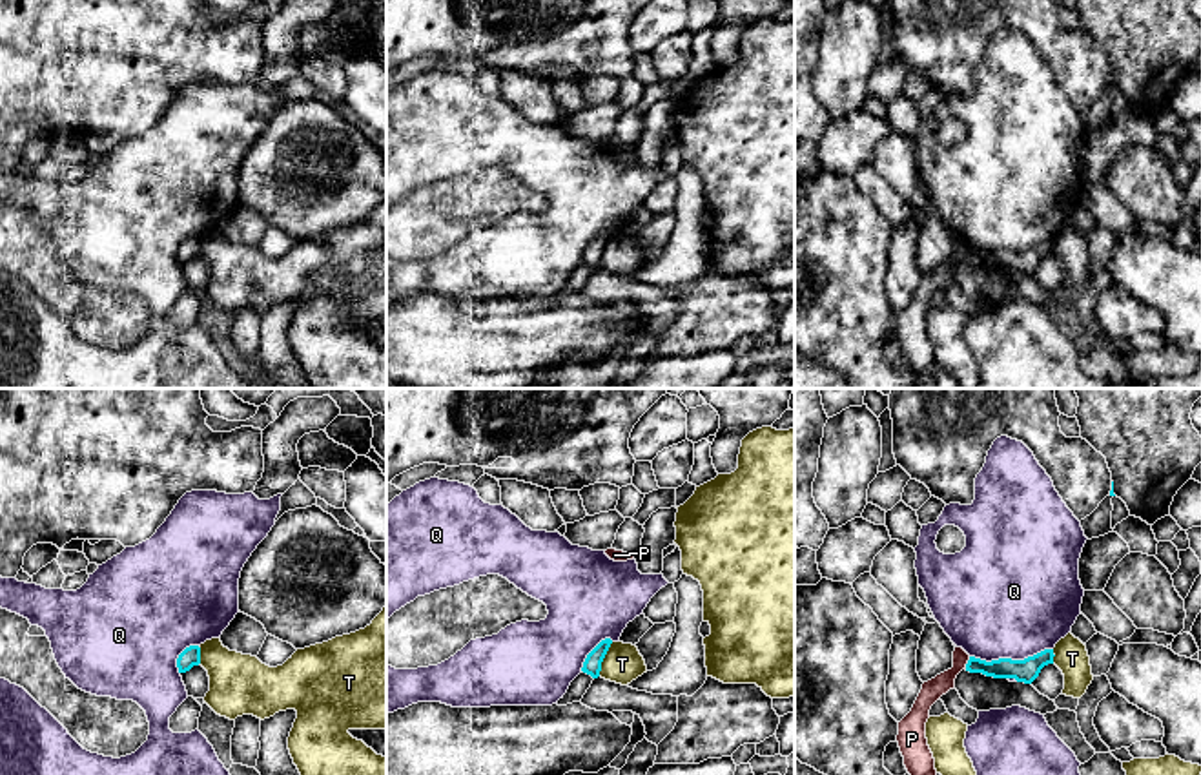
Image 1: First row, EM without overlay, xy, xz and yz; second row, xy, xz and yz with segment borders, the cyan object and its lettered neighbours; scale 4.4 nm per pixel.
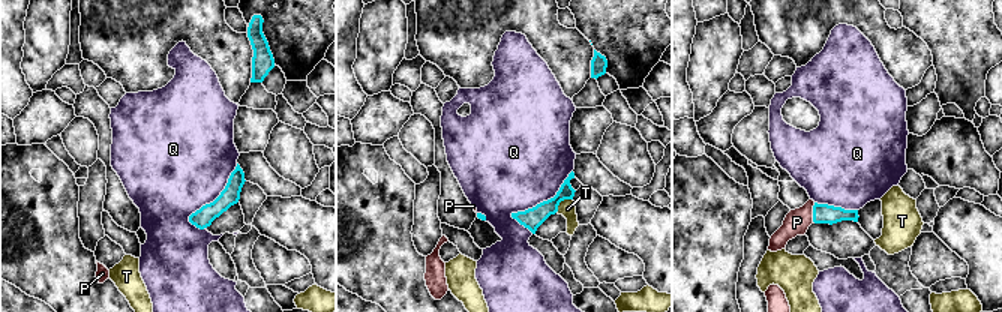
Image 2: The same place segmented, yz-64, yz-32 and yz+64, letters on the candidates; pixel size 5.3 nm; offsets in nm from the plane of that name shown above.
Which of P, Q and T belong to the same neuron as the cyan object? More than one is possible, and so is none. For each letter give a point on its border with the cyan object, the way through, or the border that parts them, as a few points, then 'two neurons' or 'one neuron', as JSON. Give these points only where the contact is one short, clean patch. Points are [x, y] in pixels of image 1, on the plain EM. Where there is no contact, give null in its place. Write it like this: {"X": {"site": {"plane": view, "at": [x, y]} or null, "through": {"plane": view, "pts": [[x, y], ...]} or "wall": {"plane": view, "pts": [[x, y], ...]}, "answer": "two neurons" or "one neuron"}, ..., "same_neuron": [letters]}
{"P": {"site": {"plane": "yz", "at": [968, 254]}, "through": {"plane": "yz", "pts": [[1005, 259], [985, 259], [968, 254], [932, 281]]}, "answer": "one neuron"}, "Q": {"site": {"plane": "yz", "at": [1010, 250]}, "answer": "two neurons"}, "T": {"site": {"plane": "xz", "at": [604, 248]}, "wall": {"plane": "xz", "pts": [[613, 234], [598, 267]]}, "answer": "two neurons"}, "same_neuron": ["P"]}

